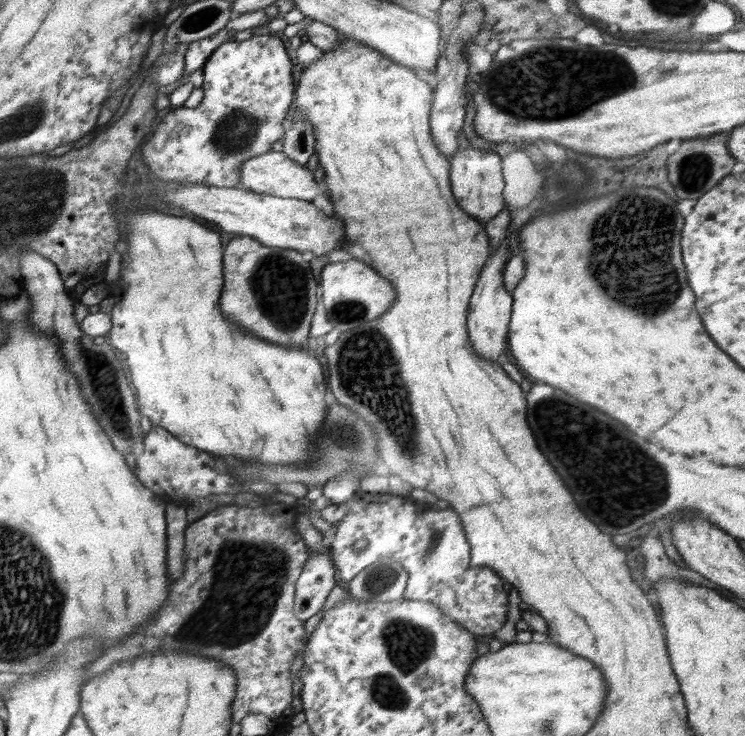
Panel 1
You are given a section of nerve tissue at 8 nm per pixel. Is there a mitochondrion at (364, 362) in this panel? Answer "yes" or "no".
yes

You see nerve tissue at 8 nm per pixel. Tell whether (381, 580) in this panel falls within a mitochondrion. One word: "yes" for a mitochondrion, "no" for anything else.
yes

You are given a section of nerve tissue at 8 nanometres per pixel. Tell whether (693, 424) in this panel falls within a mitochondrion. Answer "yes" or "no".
no

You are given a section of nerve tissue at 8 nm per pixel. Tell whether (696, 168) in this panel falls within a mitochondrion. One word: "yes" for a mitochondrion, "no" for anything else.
yes

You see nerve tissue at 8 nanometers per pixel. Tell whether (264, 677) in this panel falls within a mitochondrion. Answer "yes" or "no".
no

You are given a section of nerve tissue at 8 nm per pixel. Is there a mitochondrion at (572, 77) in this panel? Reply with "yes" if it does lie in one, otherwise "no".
yes

